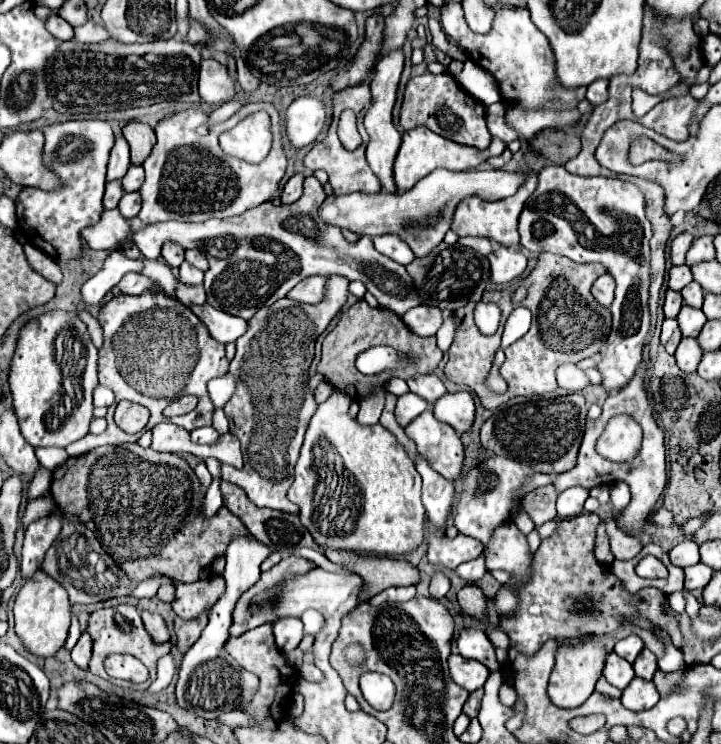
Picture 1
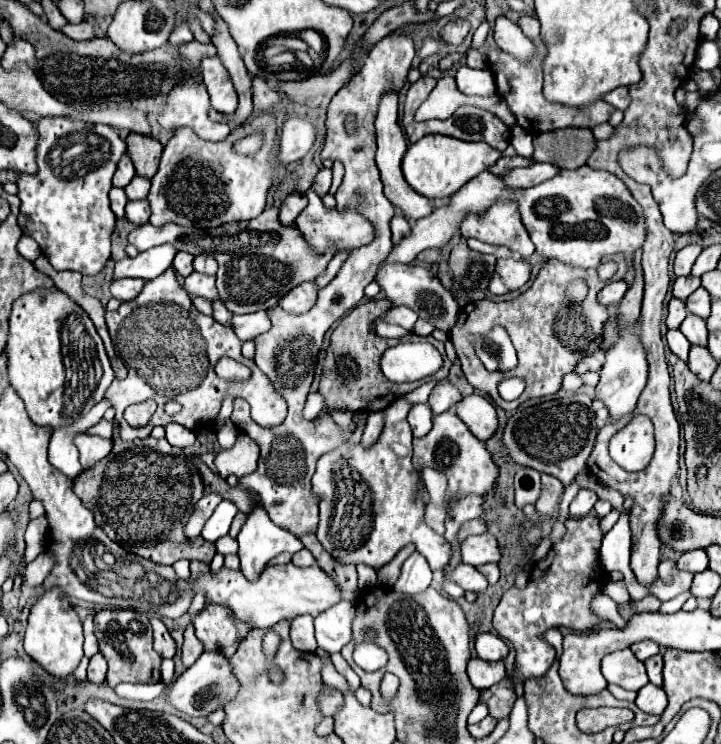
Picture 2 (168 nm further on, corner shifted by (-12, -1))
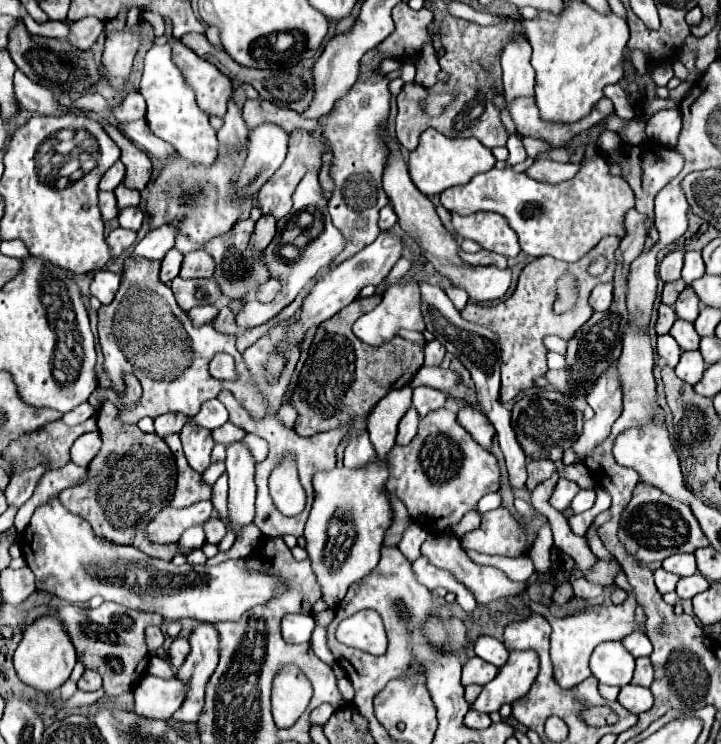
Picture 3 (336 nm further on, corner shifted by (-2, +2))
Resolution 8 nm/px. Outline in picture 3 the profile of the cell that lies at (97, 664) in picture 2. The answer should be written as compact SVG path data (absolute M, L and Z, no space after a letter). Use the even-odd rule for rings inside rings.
M84 671L82 679L78 681L80 691L98 691L102 687L102 677L96 671Z

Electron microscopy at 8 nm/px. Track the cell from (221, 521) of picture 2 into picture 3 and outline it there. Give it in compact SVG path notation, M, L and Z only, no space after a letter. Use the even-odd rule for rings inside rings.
M196 525L196 527L188 529L188 531L182 535L182 539L178 541L178 547L180 547L180 549L198 549L198 547L202 547L204 541L206 541L206 539L204 539L202 525Z

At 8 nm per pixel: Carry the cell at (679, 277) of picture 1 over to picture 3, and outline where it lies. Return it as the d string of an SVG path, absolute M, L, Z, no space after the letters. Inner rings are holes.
M682 279L672 281L672 283L666 283L664 289L662 289L662 303L664 303L664 305L674 305L674 301L678 299L678 295L682 293L684 287L686 287L686 285L684 285Z

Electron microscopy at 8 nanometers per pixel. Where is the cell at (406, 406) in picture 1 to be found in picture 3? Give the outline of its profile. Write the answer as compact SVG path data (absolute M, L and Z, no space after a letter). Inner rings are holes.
M412 407L412 409L408 409L408 411L406 411L406 415L404 415L404 417L400 419L400 423L398 423L398 437L396 437L396 445L408 445L408 443L414 439L416 429L418 429L418 421L420 421L418 411L414 411L414 407Z

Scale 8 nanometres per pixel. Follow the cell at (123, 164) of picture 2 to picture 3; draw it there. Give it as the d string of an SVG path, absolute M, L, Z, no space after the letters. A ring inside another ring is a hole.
M118 161L118 163L114 163L114 165L104 173L104 177L102 177L102 181L100 181L100 189L102 189L102 191L114 191L122 181L124 181L124 165Z

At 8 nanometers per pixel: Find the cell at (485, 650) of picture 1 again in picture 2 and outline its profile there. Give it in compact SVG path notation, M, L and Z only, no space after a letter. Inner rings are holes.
M478 634L476 636L476 654L482 660L504 660L508 654L508 646L496 634Z

